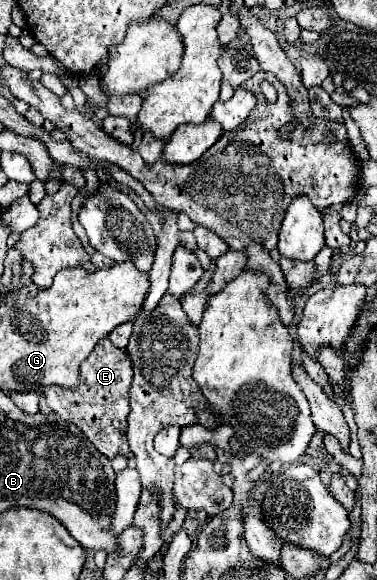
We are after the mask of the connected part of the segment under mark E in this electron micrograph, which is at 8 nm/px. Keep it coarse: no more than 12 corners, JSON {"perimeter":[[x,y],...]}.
{"perimeter":[[110,338],[80,364],[76,388],[44,388],[48,408],[106,456],[124,434],[132,366]]}

